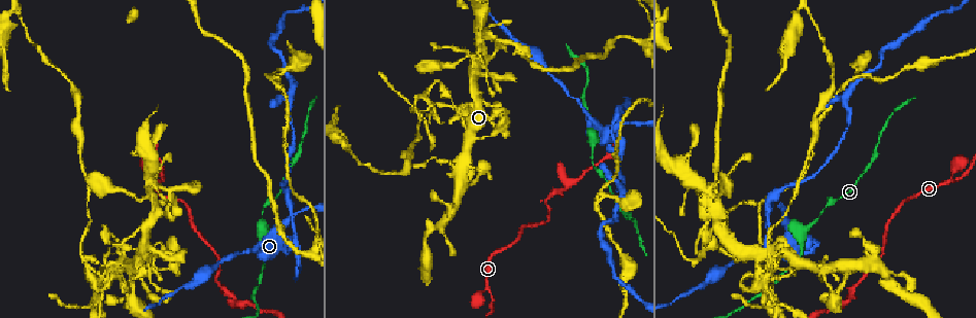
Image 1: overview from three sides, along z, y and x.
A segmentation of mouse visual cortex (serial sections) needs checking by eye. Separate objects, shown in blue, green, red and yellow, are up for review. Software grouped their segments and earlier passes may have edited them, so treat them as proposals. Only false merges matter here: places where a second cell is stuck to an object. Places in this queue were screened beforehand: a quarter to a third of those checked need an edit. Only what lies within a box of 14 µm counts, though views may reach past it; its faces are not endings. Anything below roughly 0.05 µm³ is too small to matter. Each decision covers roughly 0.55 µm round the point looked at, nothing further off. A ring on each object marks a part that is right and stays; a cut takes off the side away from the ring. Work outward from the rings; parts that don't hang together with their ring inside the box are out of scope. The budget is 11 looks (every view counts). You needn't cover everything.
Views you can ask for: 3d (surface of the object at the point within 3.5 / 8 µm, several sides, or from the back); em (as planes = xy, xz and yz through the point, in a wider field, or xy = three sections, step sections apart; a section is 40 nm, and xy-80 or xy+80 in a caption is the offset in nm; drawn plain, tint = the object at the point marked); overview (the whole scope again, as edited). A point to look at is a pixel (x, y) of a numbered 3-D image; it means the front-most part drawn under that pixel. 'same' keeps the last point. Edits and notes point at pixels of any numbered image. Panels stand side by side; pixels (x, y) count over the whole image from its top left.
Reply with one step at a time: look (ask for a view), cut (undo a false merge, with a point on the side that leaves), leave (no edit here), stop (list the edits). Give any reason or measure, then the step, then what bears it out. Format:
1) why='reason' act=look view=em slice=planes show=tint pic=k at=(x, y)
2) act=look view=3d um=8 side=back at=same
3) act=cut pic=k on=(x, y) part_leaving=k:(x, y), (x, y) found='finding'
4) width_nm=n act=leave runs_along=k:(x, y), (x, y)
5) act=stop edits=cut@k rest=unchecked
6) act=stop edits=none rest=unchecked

why='four-way junction' act=look view=3d um=3.5 pic=1 at=(154, 199)

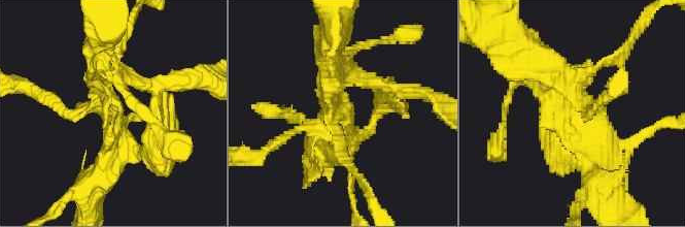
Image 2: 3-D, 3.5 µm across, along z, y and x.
why='now the EM' act=look view=em slice=xy step=5 show=plain pic=2 at=(113, 112)

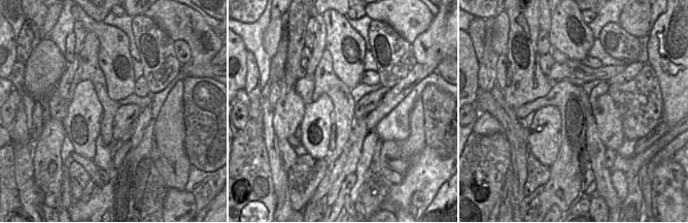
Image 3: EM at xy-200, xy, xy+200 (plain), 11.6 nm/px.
act=look view=em slice=xy step=5 show=tint at=same

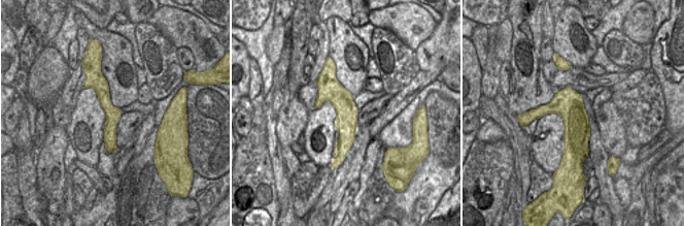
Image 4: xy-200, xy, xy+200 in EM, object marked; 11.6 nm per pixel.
act=leave found='one cell here'

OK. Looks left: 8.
act=look view=3d um=3.5 side=back pic=1 at=(810, 237)

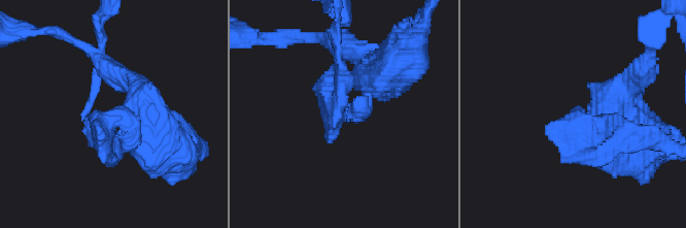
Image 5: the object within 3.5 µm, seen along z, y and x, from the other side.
act=look view=em slice=xy step=1 show=tint pic=5 at=(344, 113)

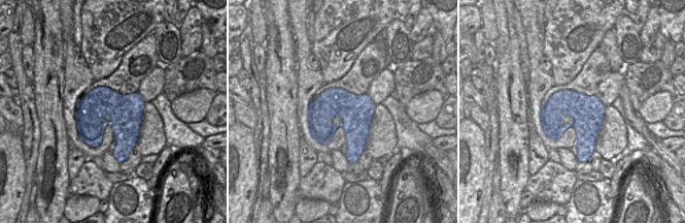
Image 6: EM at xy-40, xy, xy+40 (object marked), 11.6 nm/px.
act=cut pic=5 on=(90, 131) part_leaving=5:(351, 78), (339, 70), (336, 25) found='two cells meet here'

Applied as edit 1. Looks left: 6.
why='narrows sharply' act=look view=3d um=3.5 pic=1 at=(952, 174)

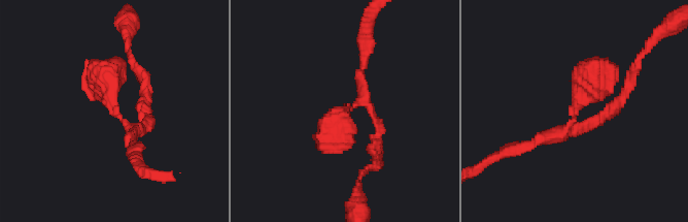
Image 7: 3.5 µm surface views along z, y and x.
arms=3 arm_widths_nm=150,150,400 act=look view=em slice=xy step=2 show=tint pic=7 at=(113, 110)

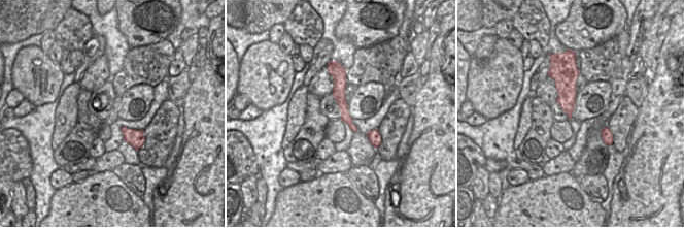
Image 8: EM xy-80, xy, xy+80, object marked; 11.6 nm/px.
act=leave runs_along=8:(335, 68), (349, 122) found='one cell here'

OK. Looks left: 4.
act=look view=overview

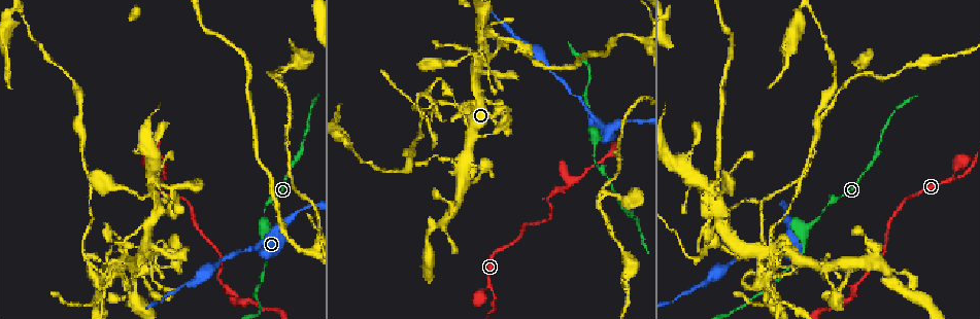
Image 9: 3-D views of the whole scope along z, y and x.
act=look view=3d um=3.5 pic=9 at=(133, 265)

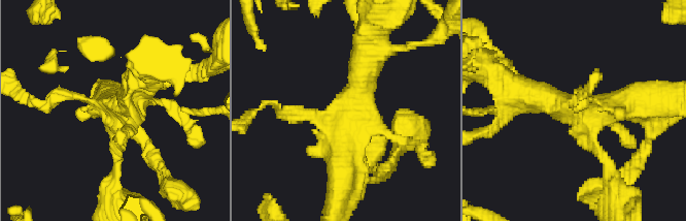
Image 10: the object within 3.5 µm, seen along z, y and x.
why='now the EM' act=look view=em slice=xy step=2 show=plain pic=10 at=(347, 119)

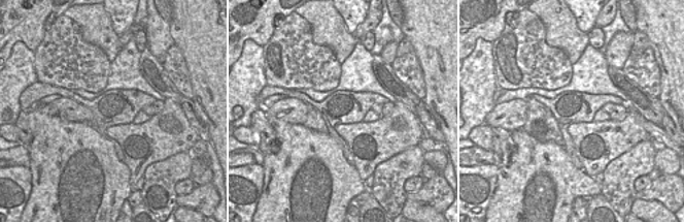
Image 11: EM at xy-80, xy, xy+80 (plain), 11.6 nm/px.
why='with the object marked' act=look view=em slice=xy step=2 show=tint at=same

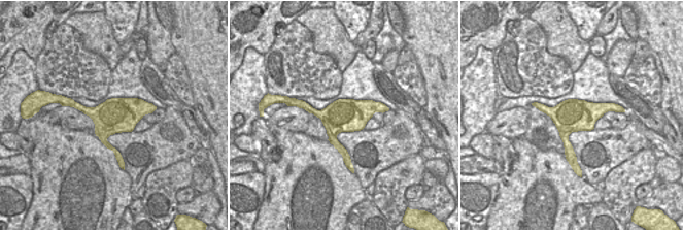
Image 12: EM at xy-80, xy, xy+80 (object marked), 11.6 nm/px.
act=leave found='continuous, no second cell'

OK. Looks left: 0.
act=stop edits=cut@5 rest=unchecked

